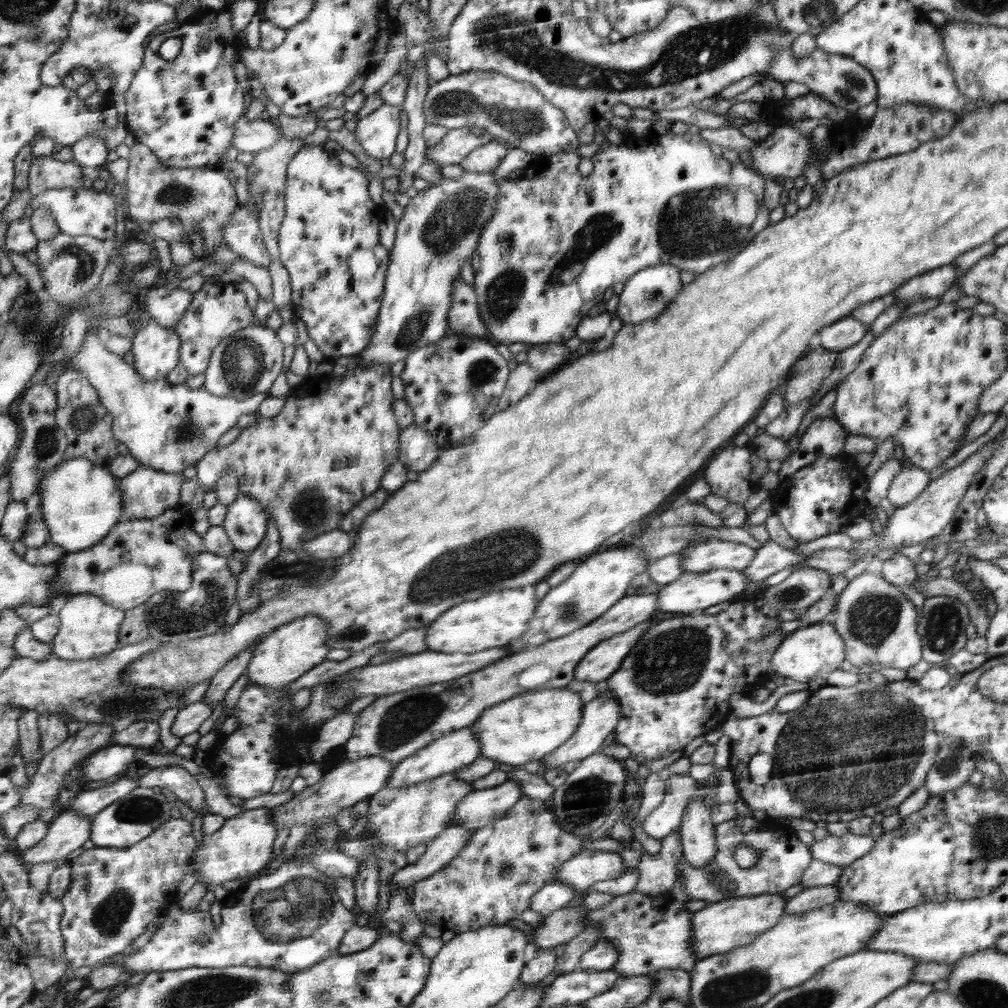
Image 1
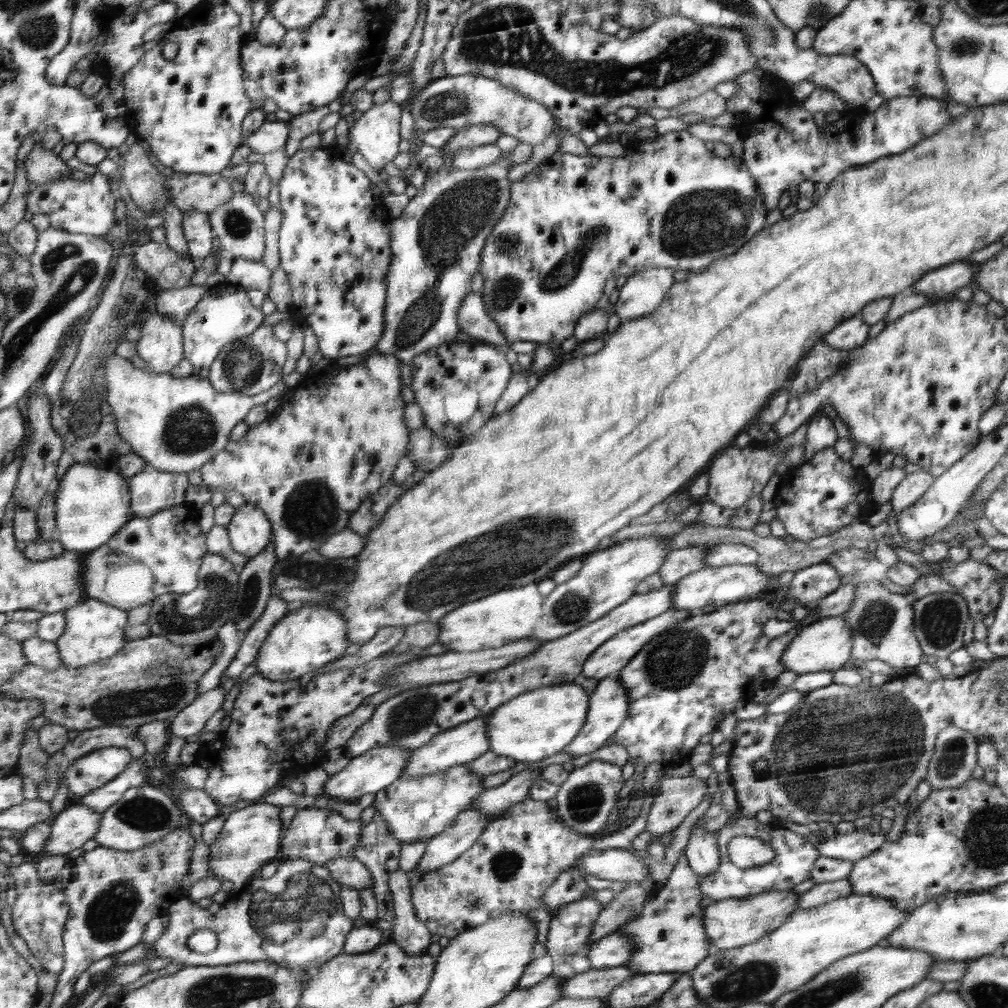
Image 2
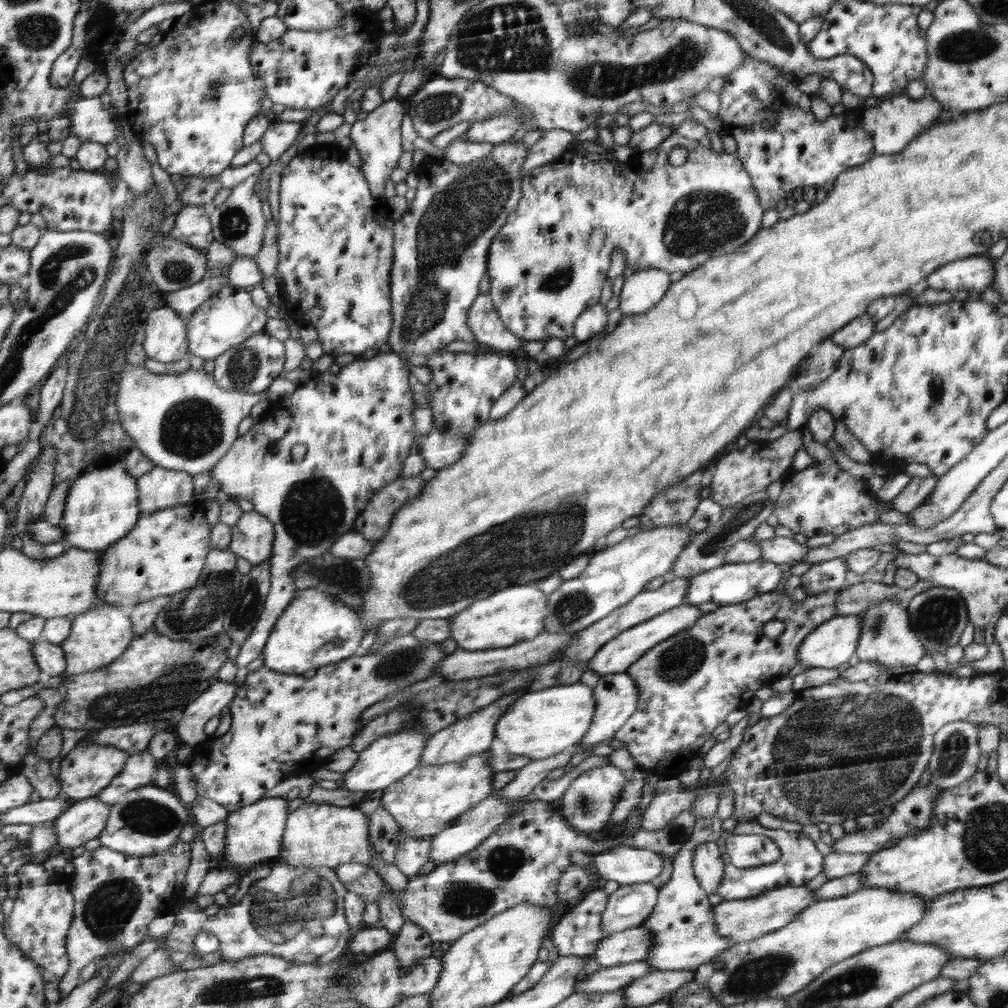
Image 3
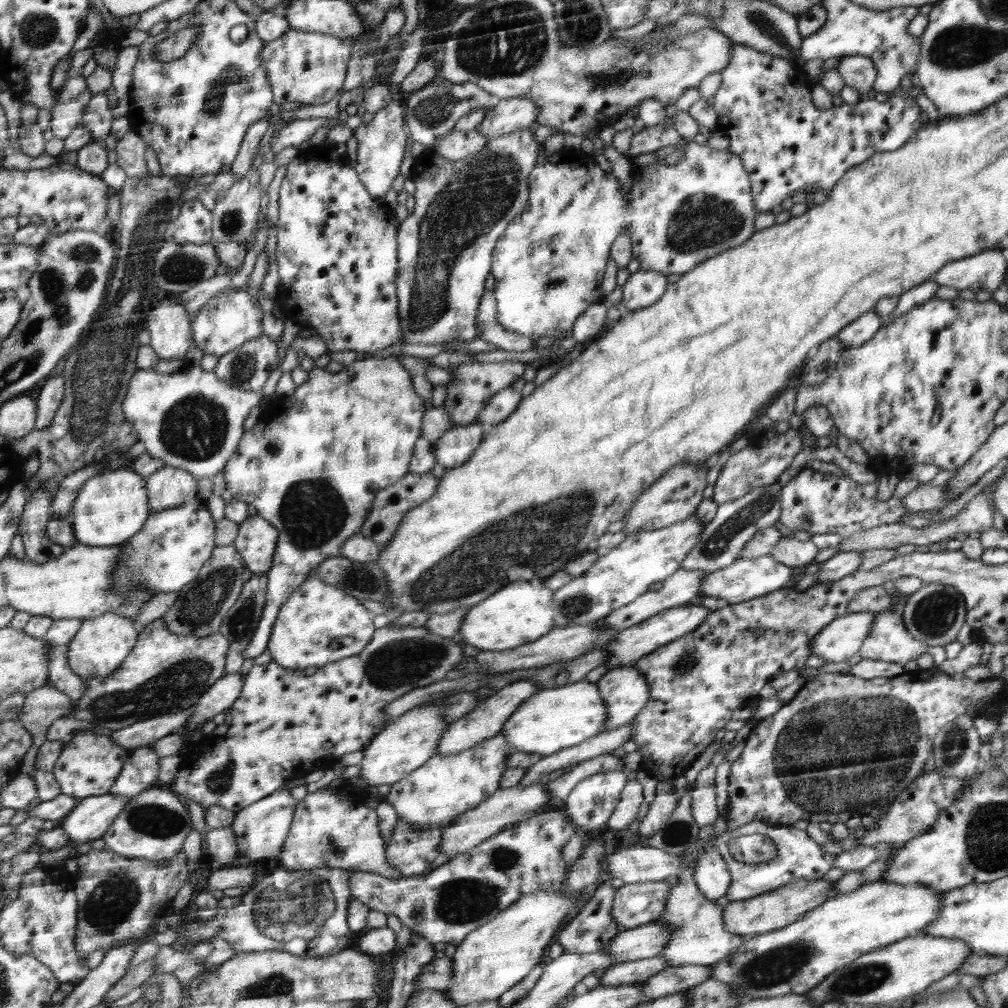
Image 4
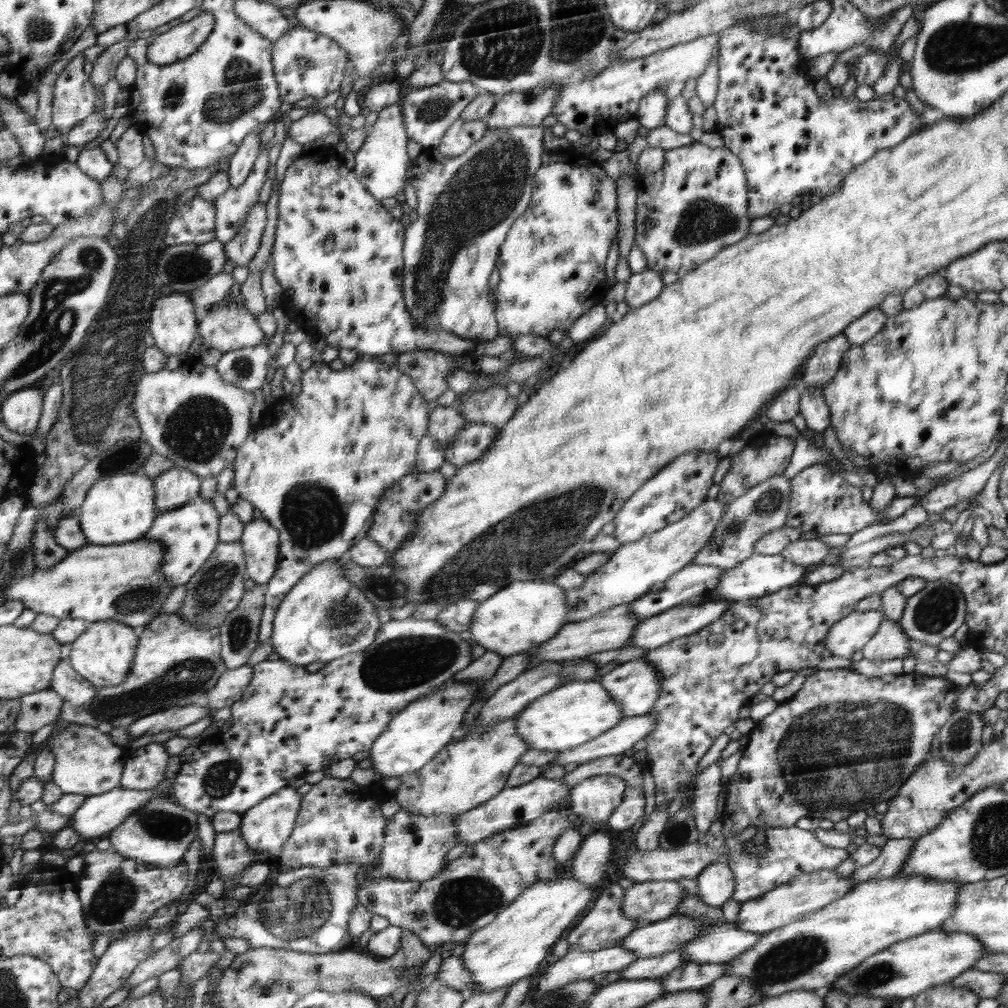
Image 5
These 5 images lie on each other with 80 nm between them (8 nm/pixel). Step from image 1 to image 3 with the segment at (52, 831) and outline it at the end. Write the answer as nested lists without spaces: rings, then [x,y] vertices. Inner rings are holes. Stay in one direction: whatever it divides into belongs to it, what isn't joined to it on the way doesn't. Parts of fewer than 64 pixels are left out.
[[[95,797],[85,798],[72,804],[53,821],[58,848],[62,848],[68,854],[69,851],[84,845],[88,840],[98,838],[99,834],[106,828],[107,818],[110,814],[111,806],[101,800],[96,800]]]

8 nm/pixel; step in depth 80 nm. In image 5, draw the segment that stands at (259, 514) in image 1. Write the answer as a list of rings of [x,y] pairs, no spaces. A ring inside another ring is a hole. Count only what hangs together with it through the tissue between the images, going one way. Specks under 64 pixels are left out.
[[[257,515],[254,520],[245,523],[239,541],[243,544],[248,576],[257,584],[266,586],[278,570],[279,546],[282,544],[279,530],[276,530],[276,527],[273,527],[271,523]]]

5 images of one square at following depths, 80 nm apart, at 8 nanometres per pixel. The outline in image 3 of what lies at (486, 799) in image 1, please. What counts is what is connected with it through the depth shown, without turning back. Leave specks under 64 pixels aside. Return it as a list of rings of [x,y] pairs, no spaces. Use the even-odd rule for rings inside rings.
[[[583,744],[574,745],[574,748],[570,751],[564,749],[562,753],[555,754],[555,756],[530,761],[526,766],[519,768],[514,780],[503,789],[497,791],[497,794],[499,794],[501,798],[505,798],[507,802],[527,798],[532,792],[532,789],[539,782],[542,782],[542,779],[545,778],[550,770],[556,767],[564,767],[570,762],[570,756],[572,756],[572,754],[582,751],[586,752],[587,750],[590,752],[594,745],[596,744],[591,744],[590,746],[583,746]]]

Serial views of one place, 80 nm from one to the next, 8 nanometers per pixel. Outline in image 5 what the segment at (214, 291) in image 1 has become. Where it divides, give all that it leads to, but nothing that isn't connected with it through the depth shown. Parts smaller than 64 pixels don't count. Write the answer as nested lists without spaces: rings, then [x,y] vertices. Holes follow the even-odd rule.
[[[240,295],[233,298],[226,296],[207,308],[206,314],[200,319],[199,333],[204,349],[216,348],[222,353],[243,349],[247,346],[256,346],[260,343],[266,343],[268,346],[275,344],[272,338],[264,334],[259,326],[258,316],[245,307]]]

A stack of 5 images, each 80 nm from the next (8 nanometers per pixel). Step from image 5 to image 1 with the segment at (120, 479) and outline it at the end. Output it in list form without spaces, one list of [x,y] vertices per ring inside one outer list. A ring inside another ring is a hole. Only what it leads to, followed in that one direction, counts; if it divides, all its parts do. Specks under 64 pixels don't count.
[[[86,458],[62,461],[40,482],[36,495],[40,498],[43,519],[50,540],[67,553],[91,549],[122,522],[122,497],[118,478],[107,467],[94,466]]]

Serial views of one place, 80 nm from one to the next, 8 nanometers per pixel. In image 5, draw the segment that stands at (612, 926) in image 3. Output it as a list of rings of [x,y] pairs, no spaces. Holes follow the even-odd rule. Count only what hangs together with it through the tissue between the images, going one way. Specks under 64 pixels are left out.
[[[676,880],[634,883],[624,892],[622,913],[638,922],[638,928],[648,926],[674,916],[686,893]]]

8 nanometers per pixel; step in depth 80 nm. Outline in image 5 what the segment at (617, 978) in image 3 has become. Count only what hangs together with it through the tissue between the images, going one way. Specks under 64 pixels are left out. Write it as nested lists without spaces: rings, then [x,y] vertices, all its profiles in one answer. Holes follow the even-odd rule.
[[[680,950],[668,952],[661,956],[640,958],[628,968],[622,968],[619,971],[622,981],[640,980],[641,978],[661,978],[680,966],[688,964],[686,957],[680,953]]]

